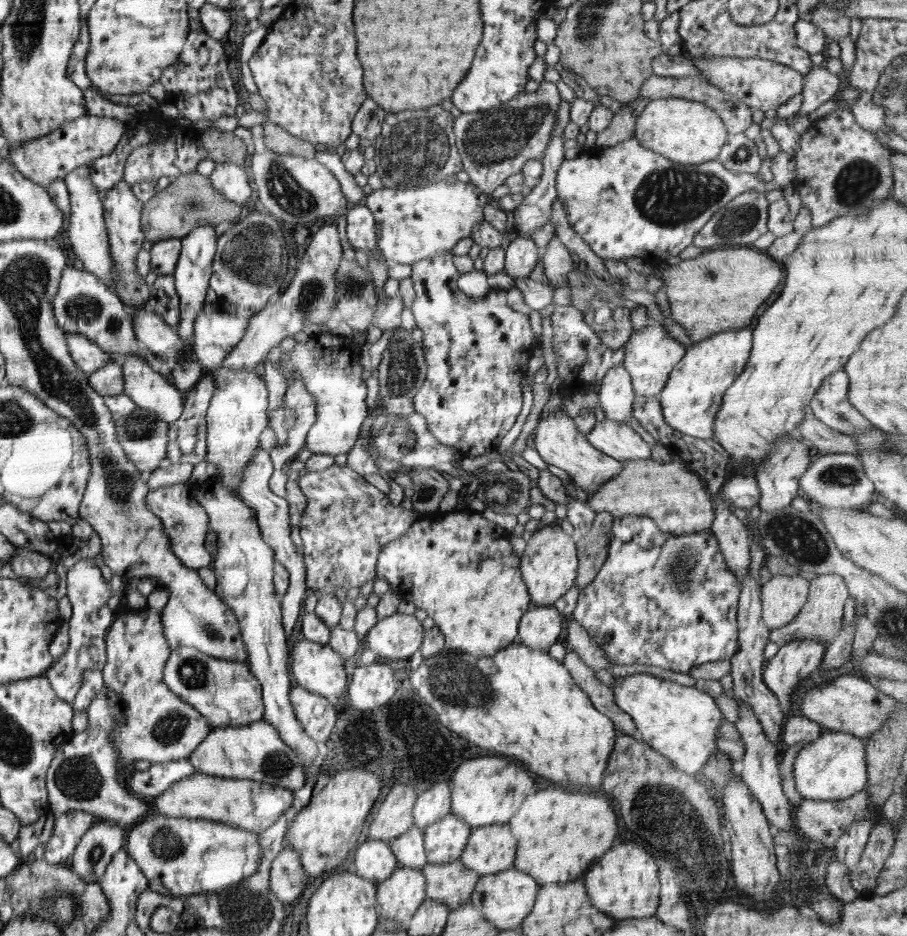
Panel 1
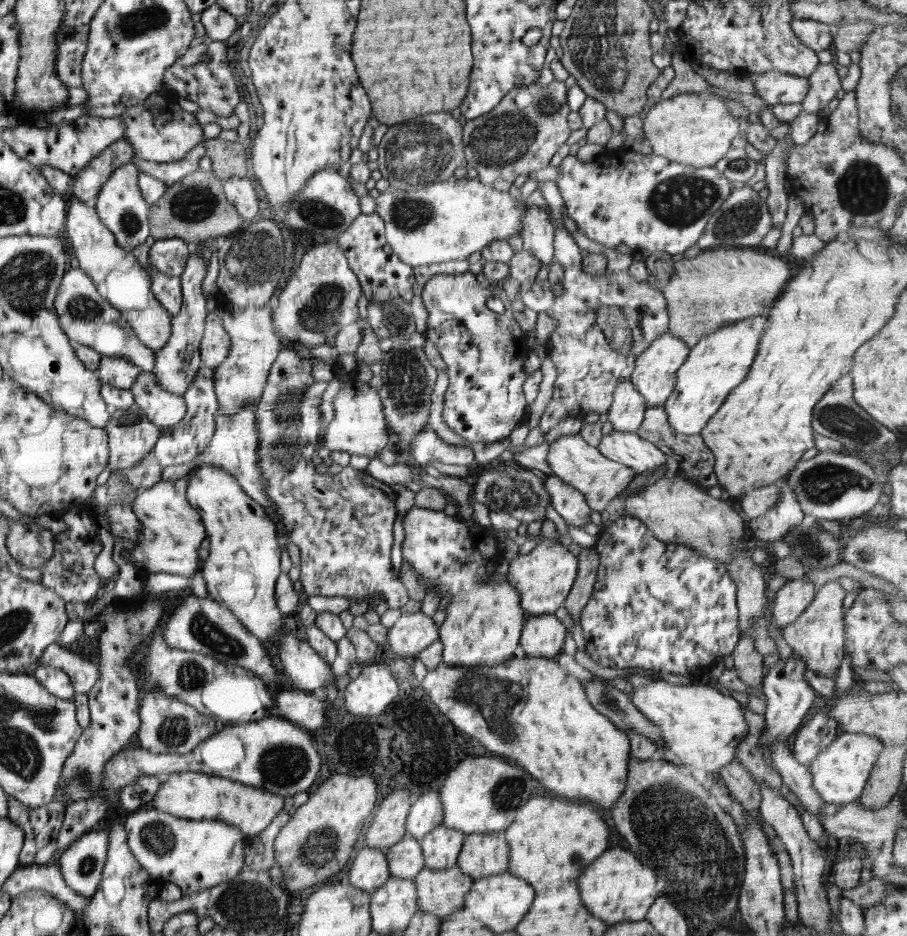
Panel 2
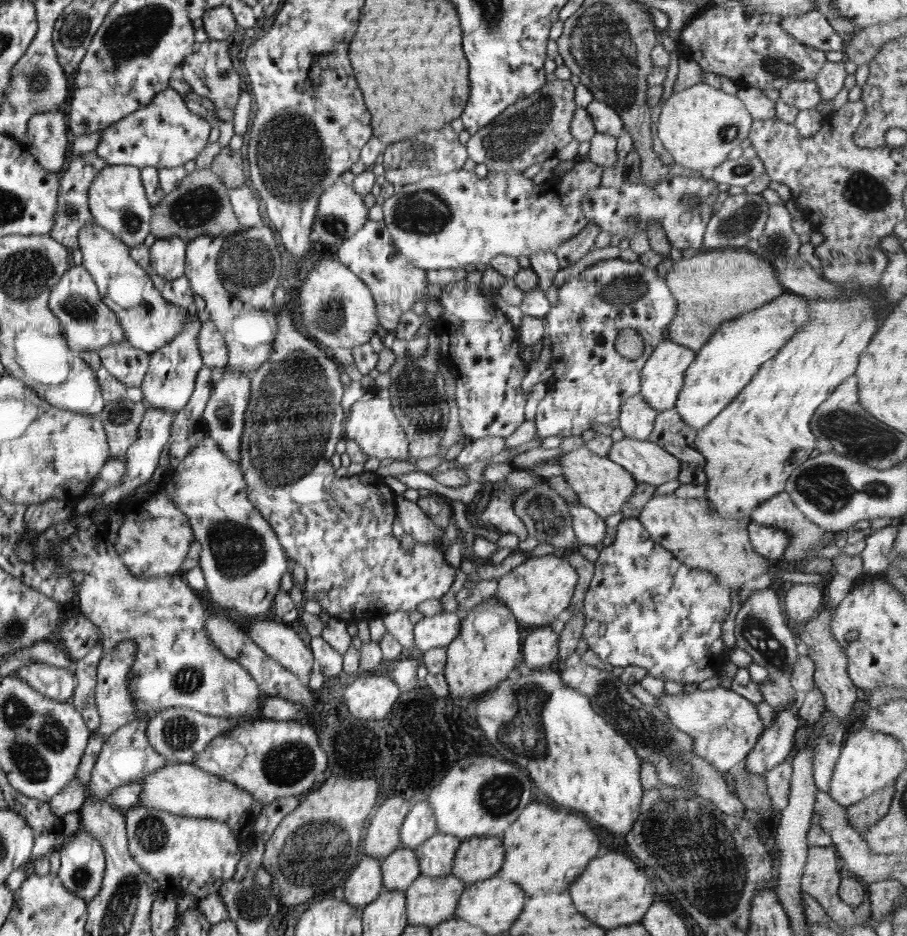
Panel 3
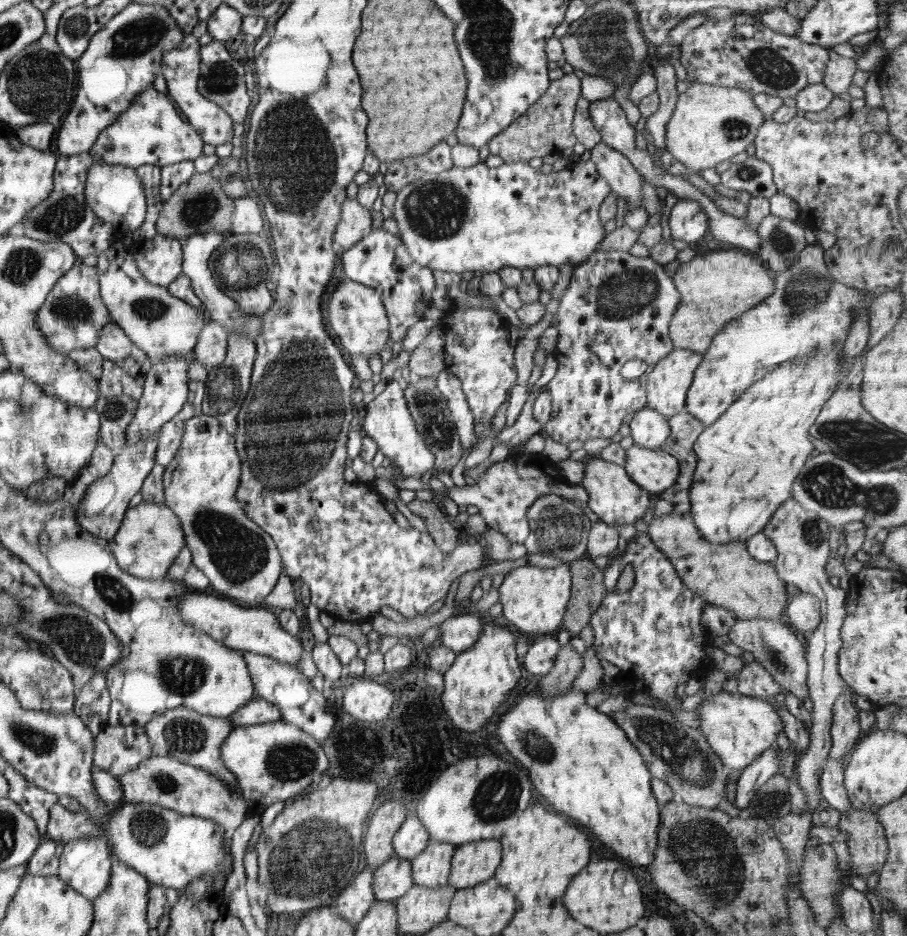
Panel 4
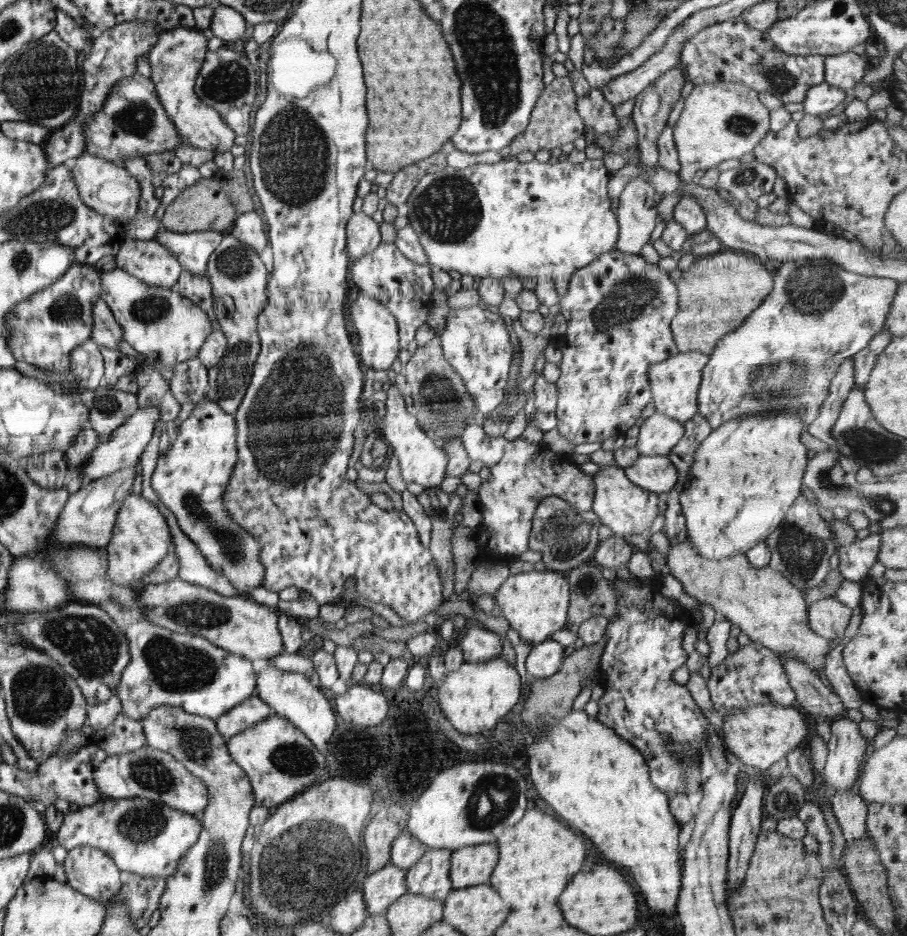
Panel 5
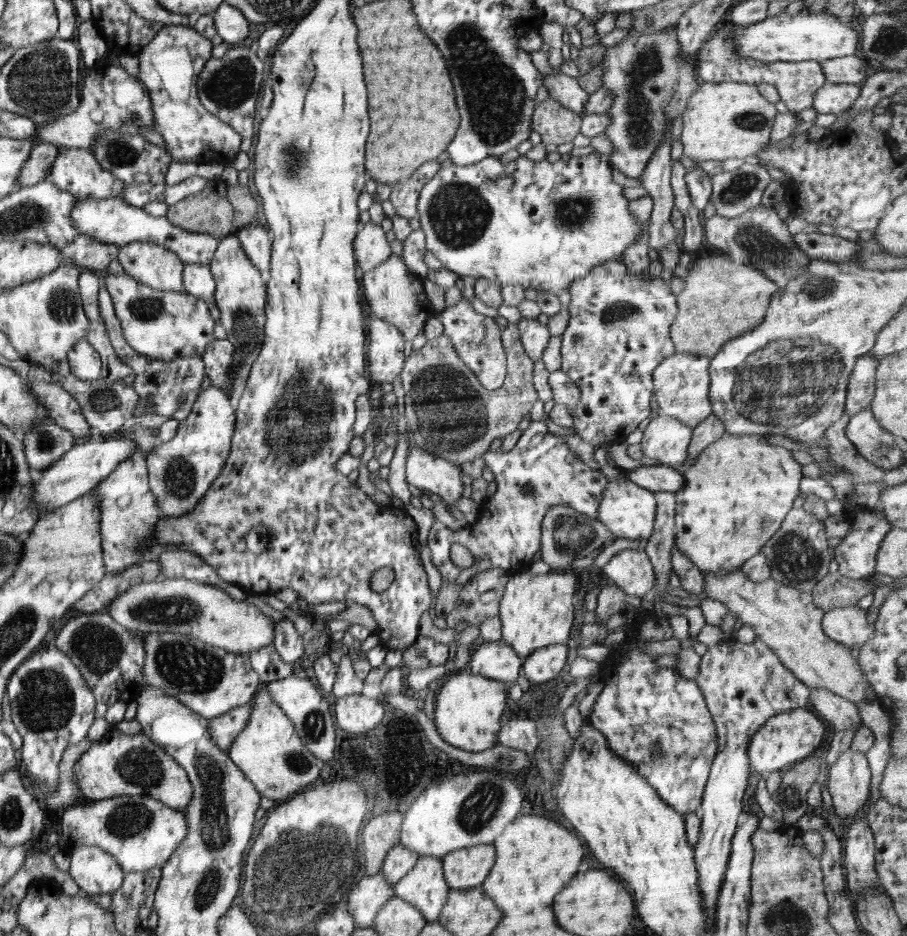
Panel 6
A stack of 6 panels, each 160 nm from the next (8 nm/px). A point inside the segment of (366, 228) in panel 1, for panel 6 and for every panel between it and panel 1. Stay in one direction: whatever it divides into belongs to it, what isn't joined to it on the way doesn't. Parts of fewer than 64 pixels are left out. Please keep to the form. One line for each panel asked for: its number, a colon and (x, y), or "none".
2: (383, 276)
3: (396, 284)
4: (380, 260)
5: (404, 286)
6: (394, 294)

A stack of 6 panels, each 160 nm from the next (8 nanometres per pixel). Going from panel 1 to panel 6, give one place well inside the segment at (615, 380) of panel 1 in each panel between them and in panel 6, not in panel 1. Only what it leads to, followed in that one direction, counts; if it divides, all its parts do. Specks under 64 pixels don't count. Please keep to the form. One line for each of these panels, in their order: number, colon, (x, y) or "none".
2: (626, 413)
3: (636, 419)
4: (648, 427)
5: (658, 434)
6: (666, 439)

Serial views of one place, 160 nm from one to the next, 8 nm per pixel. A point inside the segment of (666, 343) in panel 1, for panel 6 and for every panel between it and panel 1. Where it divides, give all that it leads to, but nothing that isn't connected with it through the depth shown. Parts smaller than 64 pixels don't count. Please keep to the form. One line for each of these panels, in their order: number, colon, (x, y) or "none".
2: (654, 375)
3: (662, 376)
4: (668, 382)
5: (674, 382)
6: (681, 382)

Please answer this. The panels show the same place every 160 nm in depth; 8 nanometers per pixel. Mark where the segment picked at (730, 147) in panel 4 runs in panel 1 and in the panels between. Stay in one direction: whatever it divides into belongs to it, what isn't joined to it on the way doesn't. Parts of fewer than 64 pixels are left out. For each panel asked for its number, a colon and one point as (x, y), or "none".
1: (687, 132)
2: (696, 129)
3: (699, 126)

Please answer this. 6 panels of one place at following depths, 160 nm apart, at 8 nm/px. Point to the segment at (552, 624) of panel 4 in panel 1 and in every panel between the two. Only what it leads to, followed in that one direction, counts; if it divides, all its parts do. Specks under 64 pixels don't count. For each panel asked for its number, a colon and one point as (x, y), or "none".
1: (549, 566)
2: (543, 578)
3: (539, 589)

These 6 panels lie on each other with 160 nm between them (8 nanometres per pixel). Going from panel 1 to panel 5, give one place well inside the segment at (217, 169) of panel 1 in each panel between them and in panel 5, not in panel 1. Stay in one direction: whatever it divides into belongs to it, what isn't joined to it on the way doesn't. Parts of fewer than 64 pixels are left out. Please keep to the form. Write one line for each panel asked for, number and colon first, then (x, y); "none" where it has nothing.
2: (240, 192)
3: (246, 205)
4: (247, 218)
5: (248, 228)

